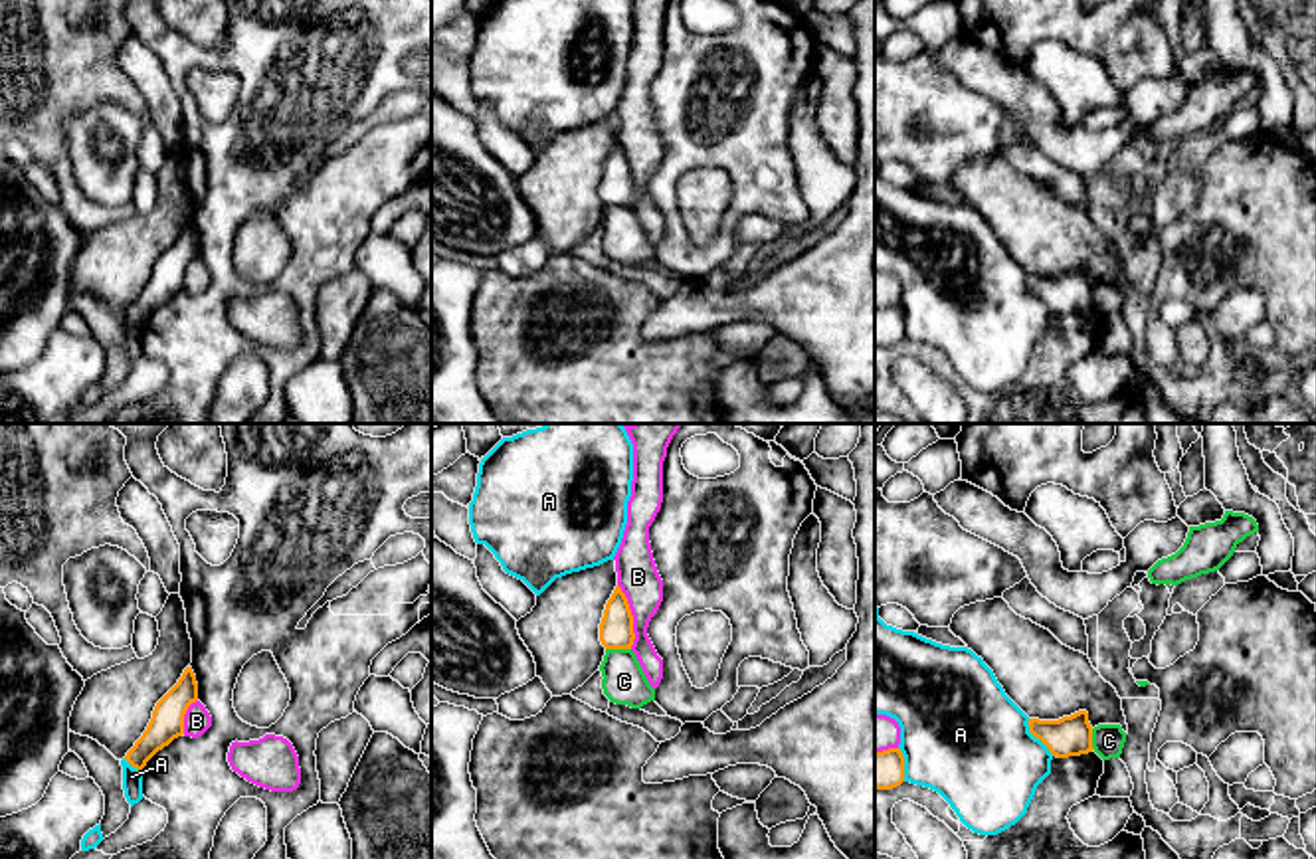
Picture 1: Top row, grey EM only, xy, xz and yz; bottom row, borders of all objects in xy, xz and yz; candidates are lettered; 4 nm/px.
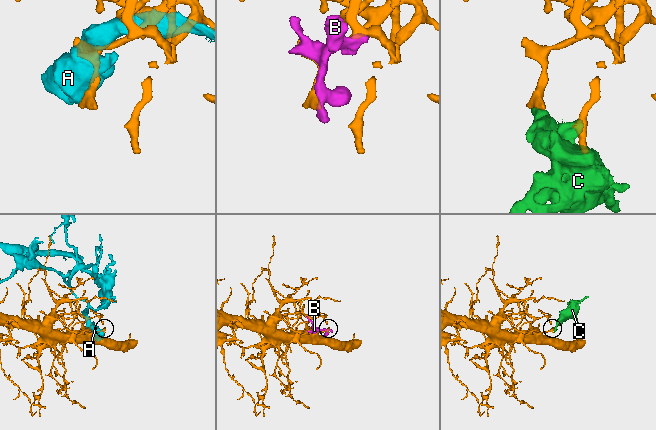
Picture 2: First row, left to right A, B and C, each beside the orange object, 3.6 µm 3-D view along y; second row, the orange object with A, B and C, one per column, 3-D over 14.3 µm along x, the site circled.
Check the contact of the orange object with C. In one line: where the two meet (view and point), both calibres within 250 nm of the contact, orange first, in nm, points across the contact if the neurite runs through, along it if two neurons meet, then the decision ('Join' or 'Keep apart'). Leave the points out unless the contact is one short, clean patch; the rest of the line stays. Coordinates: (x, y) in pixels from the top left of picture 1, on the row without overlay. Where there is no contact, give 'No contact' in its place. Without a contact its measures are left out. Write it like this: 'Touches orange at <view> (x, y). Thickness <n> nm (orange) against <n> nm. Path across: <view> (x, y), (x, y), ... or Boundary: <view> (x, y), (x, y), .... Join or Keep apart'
Touches orange at xz (618, 204). Thickness 140 nm (orange) against 180 nm. Boundary: xz (606, 204), (630, 206). Keep apart

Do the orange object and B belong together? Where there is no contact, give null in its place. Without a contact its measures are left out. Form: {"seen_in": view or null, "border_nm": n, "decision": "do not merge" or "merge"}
{"seen_in": "xz", "border_nm": 280, "decision": "do not merge"}

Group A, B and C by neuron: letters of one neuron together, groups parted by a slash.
A / B / C

